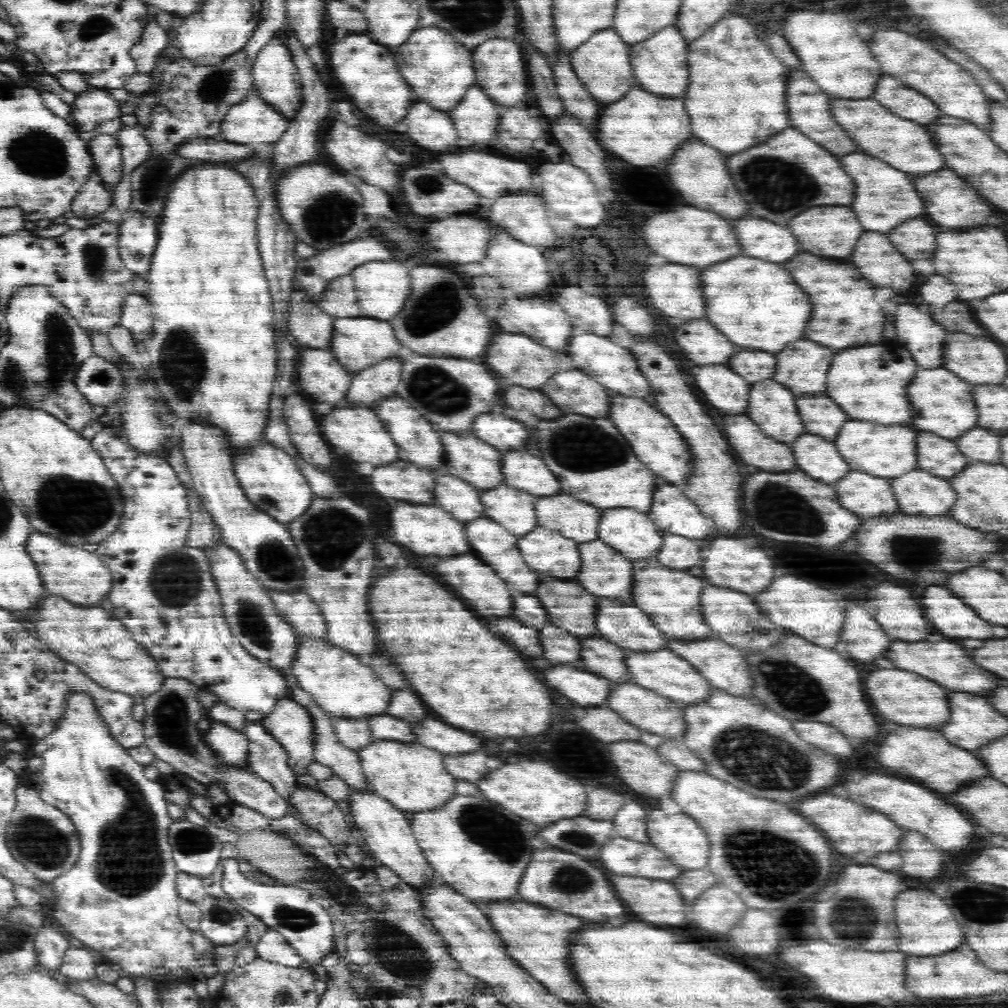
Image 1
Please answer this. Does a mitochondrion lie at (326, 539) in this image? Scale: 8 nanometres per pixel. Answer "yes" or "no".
yes

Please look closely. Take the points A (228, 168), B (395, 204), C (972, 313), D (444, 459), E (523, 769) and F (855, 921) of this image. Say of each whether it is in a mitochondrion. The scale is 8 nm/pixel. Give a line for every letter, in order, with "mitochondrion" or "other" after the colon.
A: other
B: other
C: other
D: other
E: other
F: mitochondrion

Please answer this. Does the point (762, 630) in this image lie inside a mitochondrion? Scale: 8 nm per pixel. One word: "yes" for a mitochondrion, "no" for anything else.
yes

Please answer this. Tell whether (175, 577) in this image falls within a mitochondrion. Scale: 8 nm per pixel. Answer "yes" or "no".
yes

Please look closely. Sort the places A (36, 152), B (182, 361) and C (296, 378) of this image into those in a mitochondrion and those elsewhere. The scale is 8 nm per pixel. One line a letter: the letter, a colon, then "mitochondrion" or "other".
A: mitochondrion
B: mitochondrion
C: other

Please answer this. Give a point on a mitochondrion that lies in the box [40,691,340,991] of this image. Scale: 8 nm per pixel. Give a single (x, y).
(130, 863)

